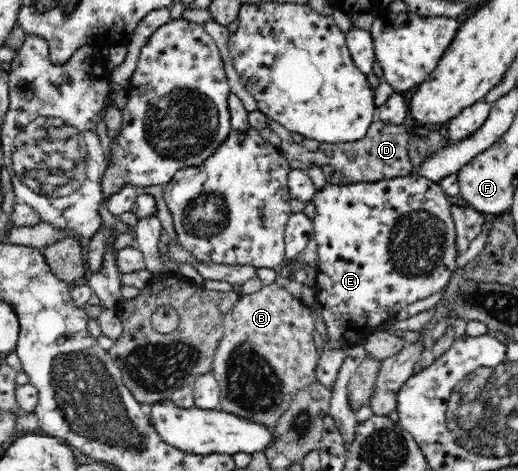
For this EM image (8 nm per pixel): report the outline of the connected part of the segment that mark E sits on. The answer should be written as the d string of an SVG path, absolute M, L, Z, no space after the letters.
M413 174L345 186L327 184L323 190L316 192L312 238L318 244L319 262L313 289L314 302L320 311L327 337L323 338L321 347L316 348L316 382L333 390L350 346L363 342L388 322L394 322L405 306L445 289L457 266L459 254L455 245L455 219L450 211L452 204L447 198L440 184Z

